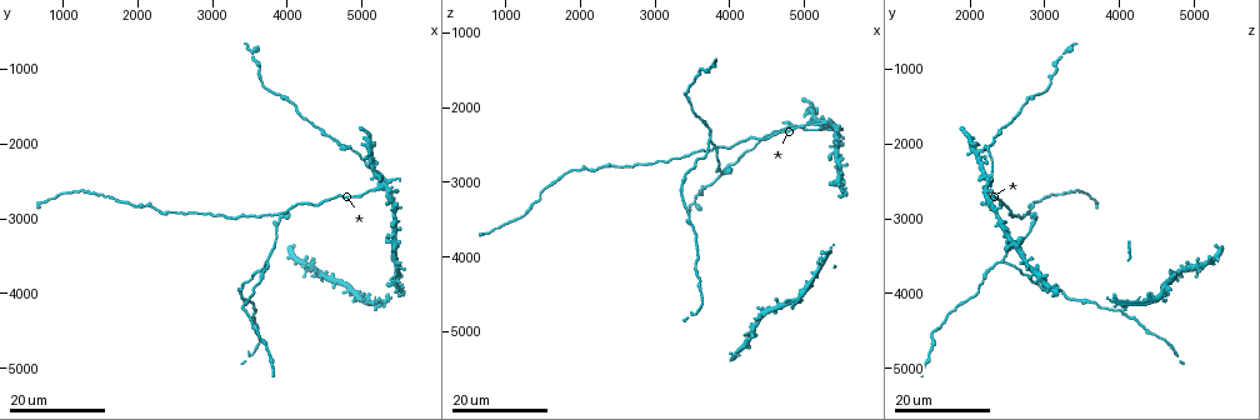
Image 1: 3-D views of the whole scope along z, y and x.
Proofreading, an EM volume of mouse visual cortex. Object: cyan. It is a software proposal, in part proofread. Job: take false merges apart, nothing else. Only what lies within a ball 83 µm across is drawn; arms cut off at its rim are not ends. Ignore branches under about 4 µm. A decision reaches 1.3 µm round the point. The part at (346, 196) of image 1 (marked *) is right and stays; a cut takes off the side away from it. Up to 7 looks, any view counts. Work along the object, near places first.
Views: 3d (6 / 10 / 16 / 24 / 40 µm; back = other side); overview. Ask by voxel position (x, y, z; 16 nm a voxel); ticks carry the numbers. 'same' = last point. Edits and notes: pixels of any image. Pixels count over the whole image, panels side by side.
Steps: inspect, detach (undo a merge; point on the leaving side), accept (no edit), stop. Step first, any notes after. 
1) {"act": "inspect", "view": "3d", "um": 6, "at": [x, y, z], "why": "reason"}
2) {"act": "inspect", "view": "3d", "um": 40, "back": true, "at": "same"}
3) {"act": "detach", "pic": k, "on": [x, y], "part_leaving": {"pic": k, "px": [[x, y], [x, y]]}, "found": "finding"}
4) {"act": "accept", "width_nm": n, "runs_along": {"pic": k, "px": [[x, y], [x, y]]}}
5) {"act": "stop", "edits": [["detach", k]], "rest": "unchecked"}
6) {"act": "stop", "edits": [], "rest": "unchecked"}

{"act": "inspect", "view": "3d", "um": 16, "at": [5250, 2600, 2200]}

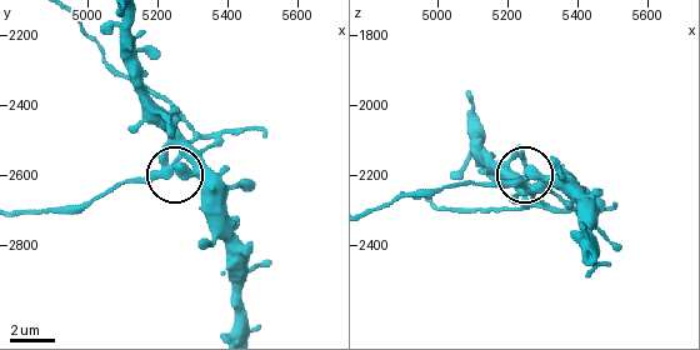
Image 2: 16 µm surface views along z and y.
{"act": "inspect", "view": "3d", "um": 10, "at": [5220, 2590, 2220]}

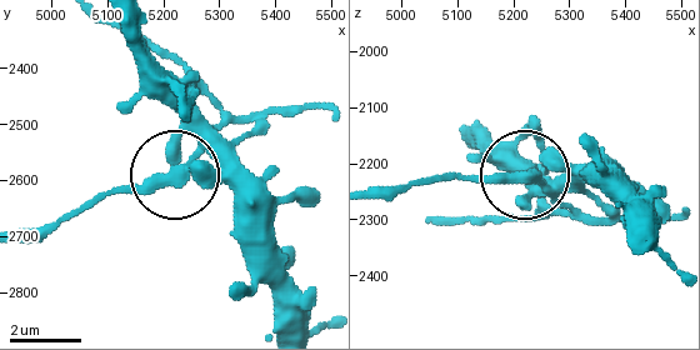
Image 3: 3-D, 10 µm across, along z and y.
{"act": "accept", "side_arm_um": 54, "found": "one neuron here"}

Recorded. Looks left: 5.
{"act": "inspect", "view": "3d", "um": 24, "at": [3550, 4100, 3600], "why": "thick turns thin"}

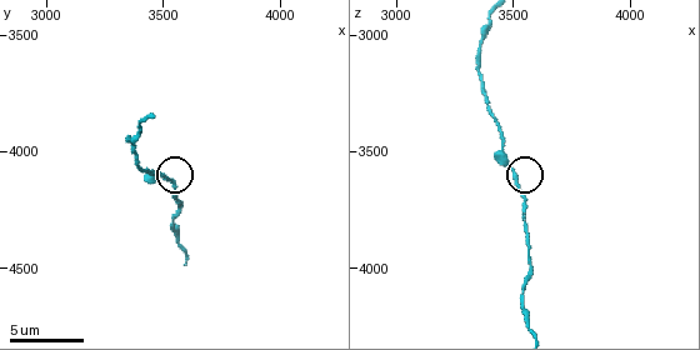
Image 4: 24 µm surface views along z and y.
{"act": "inspect", "view": "3d", "um": 10, "at": [3510, 4100, 3600]}

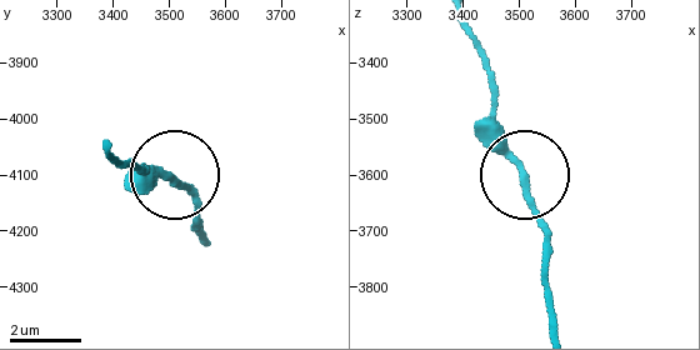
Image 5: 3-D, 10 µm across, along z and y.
{"act": "accept", "runs_along": {"pic": 5, "px": [[460, 21], [495, 101], [499, 146], [528, 183], [549, 243]]}, "found": "continuous, no second neuron"}

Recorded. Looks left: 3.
{"act": "inspect", "view": "3d", "um": 24, "at": [3750, 3600, 2450], "why": "branch point"}

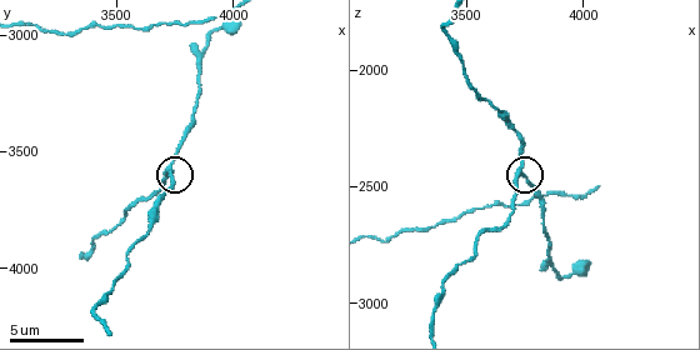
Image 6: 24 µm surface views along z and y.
{"act": "inspect", "view": "3d", "um": 6, "at": [3720, 3580, 2430]}

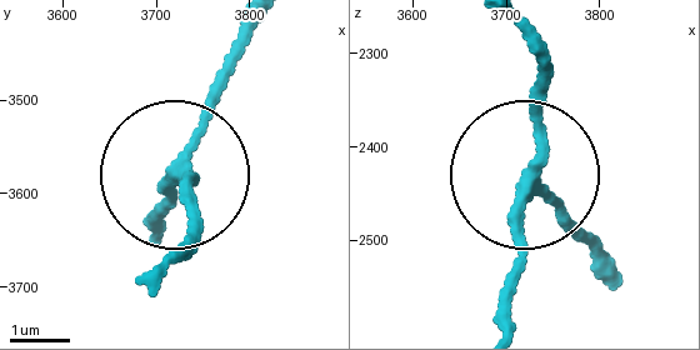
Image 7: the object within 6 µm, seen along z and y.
{"act": "accept", "found": "continuous, no second neuron"}

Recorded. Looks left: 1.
{"act": "stop", "edits": [], "rest": "unchecked"}

